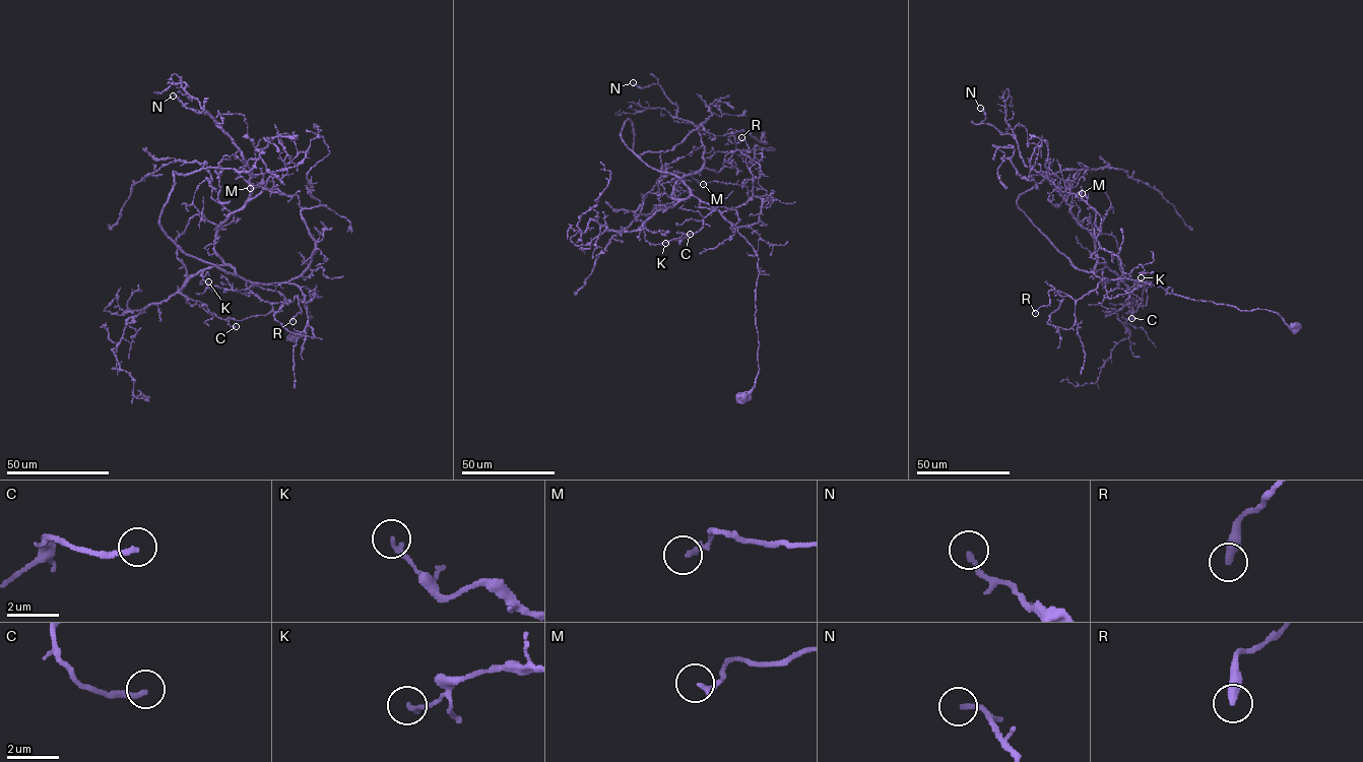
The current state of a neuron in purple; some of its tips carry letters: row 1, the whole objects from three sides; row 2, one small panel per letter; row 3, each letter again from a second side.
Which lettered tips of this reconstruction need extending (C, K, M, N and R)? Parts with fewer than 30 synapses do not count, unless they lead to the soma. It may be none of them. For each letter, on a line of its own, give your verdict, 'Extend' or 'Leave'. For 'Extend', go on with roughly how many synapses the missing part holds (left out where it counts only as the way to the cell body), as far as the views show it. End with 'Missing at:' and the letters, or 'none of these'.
C: Extend. Roughly 30 synapses
K: Leave
M: Leave
N: Leave
R: Leave
Missing at: C

